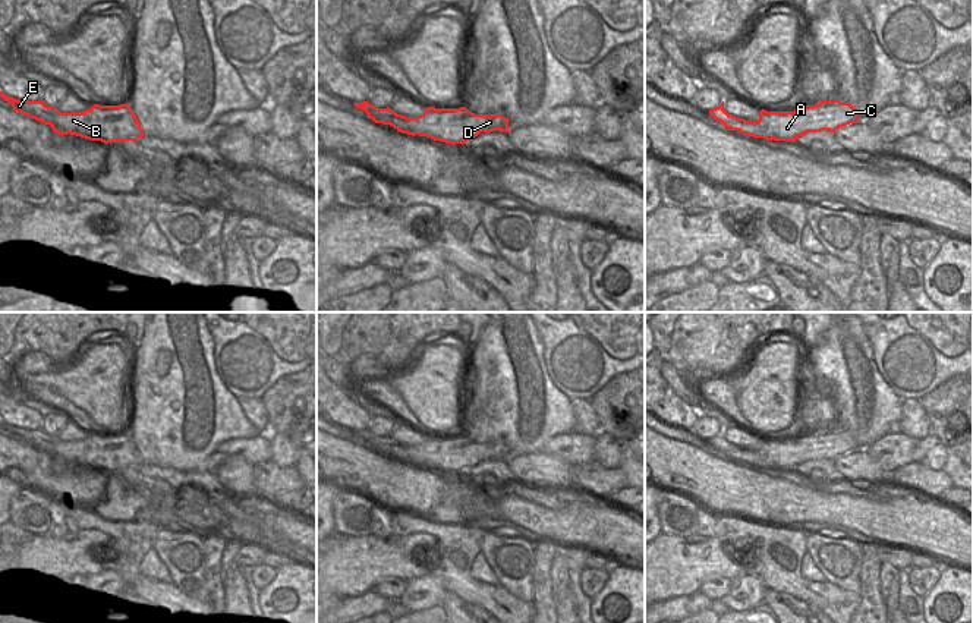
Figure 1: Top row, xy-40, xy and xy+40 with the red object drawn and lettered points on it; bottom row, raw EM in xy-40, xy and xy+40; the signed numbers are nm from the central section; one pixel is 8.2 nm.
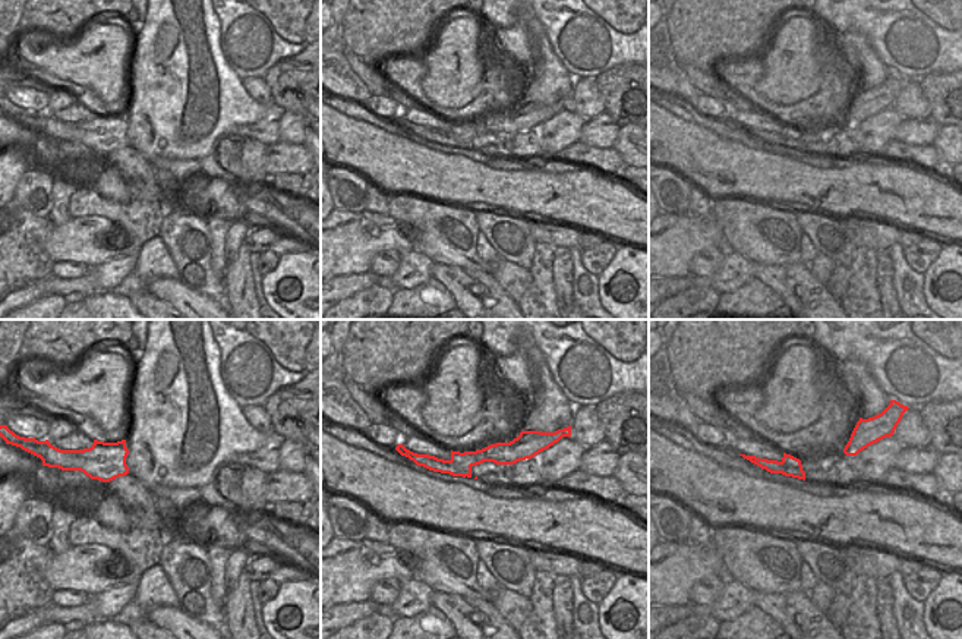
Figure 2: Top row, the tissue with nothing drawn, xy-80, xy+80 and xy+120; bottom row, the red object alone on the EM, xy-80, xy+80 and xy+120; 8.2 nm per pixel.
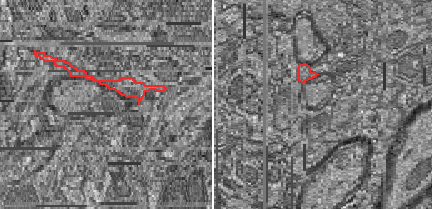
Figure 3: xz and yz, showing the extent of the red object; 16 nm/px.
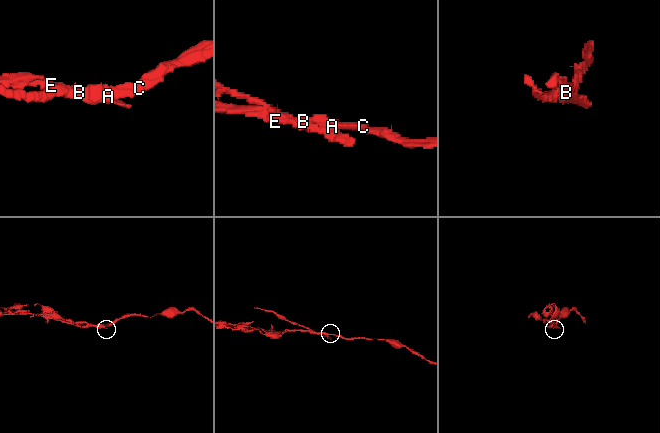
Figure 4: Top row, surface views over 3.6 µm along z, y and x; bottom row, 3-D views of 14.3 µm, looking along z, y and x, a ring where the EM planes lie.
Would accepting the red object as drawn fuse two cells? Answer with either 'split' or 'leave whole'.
split

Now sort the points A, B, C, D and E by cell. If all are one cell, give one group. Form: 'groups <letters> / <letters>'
groups A B C D / E

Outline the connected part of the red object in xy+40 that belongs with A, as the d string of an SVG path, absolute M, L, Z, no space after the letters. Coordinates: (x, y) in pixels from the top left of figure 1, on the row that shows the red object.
M821 101L794 111L761 110L756 123L772 132L774 141L797 139L807 132L829 130L859 122L857 110L850 103Z

